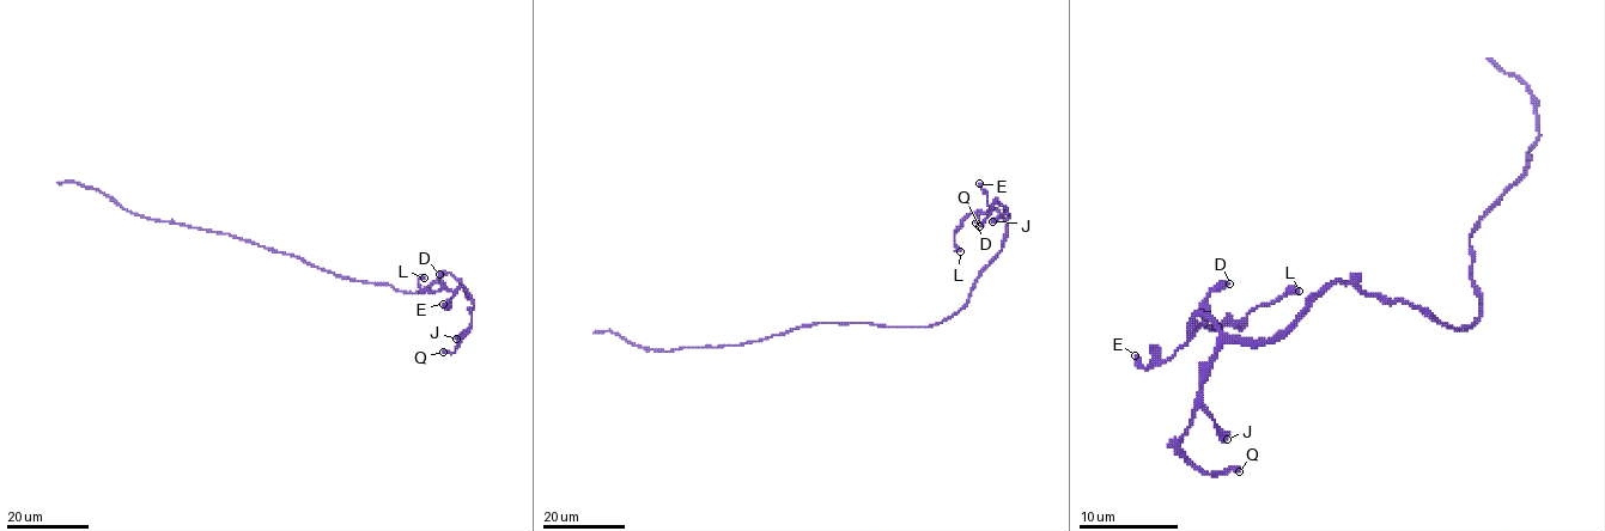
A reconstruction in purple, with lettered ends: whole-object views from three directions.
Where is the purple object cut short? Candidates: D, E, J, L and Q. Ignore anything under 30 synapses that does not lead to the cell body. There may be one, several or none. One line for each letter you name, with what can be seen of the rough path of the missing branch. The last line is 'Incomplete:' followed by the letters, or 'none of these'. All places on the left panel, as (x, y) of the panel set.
Incomplete: none of these

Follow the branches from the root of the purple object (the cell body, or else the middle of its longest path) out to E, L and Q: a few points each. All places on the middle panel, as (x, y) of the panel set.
E: (869, 323), (930, 327), (965, 305), (974, 281), (1001, 249), (1007, 232), (1005, 219), (988, 205), (979, 183)
L: (869, 323), (930, 327), (956, 313), (1001, 249), (1005, 219), (992, 208), (971, 213), (955, 232), (960, 251)
Q: (869, 323), (930, 327), (956, 313), (1002, 248), (1007, 209), (997, 202), (979, 226)

